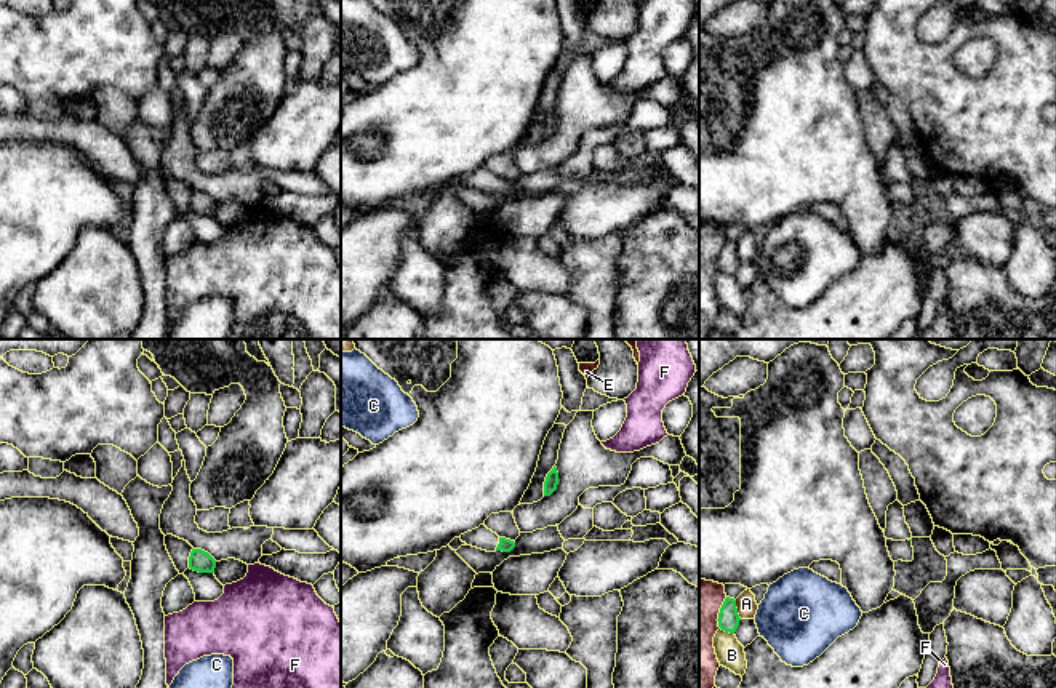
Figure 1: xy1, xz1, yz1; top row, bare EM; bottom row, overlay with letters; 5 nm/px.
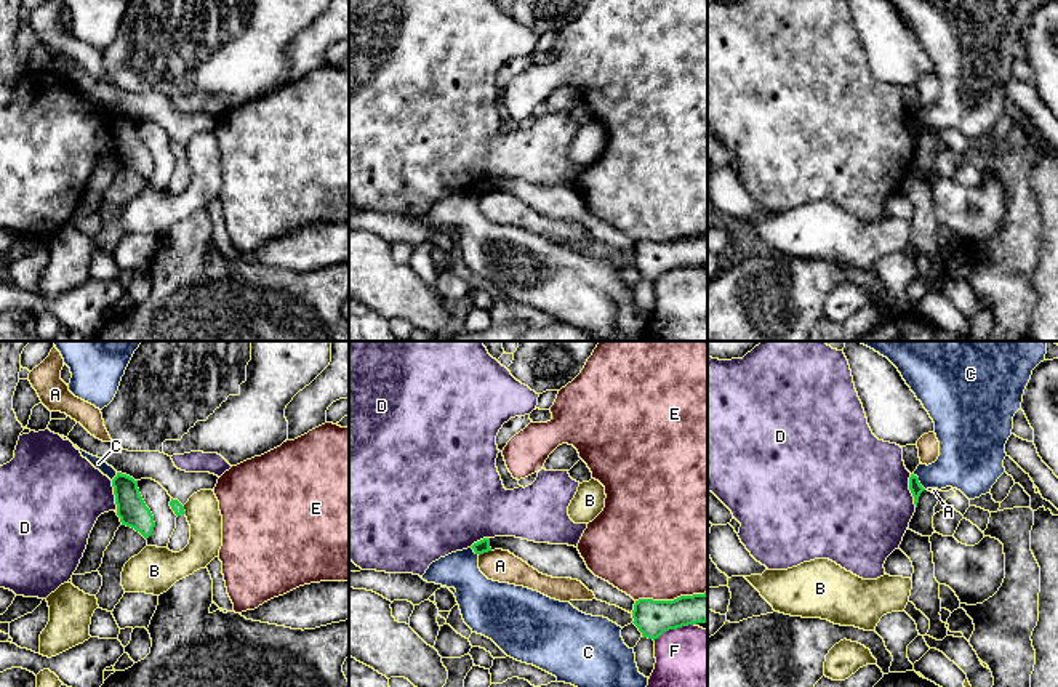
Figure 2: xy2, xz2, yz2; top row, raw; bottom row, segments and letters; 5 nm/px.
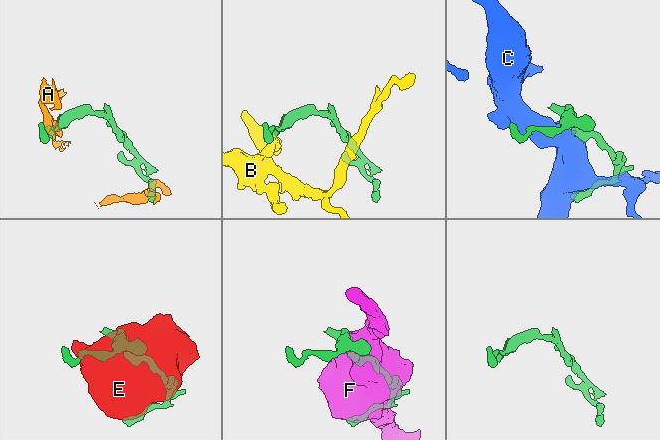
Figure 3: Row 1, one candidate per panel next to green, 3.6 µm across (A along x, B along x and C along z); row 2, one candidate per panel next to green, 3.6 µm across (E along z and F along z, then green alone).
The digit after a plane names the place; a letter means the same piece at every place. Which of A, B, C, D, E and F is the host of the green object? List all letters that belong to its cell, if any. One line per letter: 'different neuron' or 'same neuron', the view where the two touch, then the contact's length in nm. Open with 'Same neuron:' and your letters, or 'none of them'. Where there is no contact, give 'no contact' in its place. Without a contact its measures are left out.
Same neuron: none of them
A: different neuron; contact in yz1; length 100 nm
B: different neuron; contact in yz1; length 80 nm
C: different neuron; contact in yz2; length 110 nm
D: different neuron; contact in yz2; length 170 nm
E: different neuron; contact in xz2; length 360 nm
F: different neuron; contact in xz2; length 220 nm

